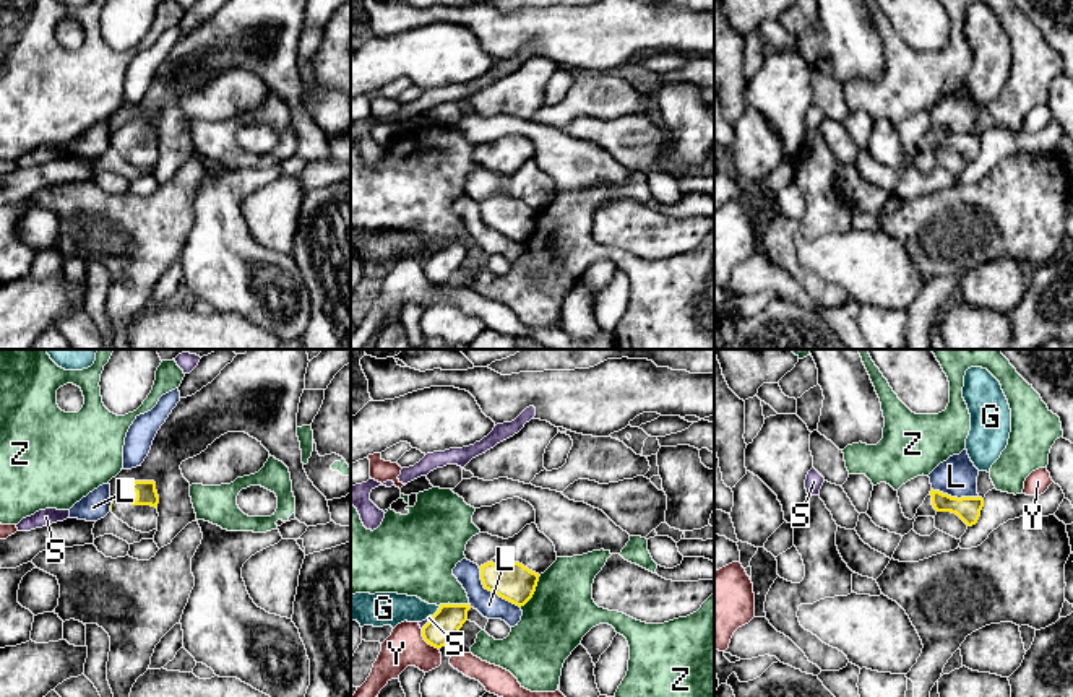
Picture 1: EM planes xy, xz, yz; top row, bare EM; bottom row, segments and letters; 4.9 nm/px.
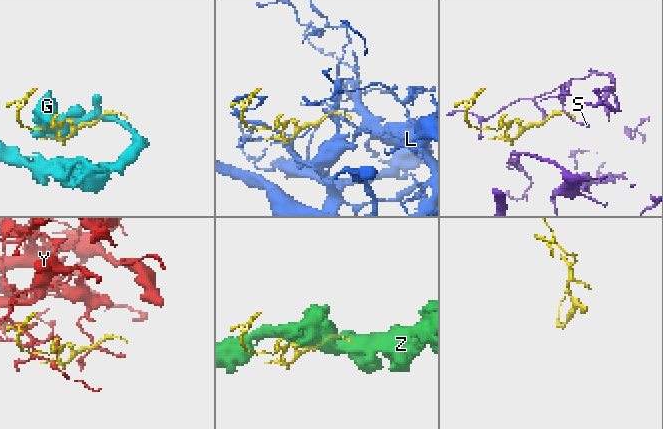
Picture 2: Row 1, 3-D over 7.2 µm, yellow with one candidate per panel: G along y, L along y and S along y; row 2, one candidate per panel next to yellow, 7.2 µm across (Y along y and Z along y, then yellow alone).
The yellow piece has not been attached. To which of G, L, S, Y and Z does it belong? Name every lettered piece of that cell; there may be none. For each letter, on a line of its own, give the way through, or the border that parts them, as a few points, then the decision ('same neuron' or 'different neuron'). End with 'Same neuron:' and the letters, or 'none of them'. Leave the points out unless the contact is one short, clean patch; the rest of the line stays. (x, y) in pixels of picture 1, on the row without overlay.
G: different neuron
L: different neuron
S: different neuron
Y: different neuron
Z: different neuron
Same neuron: none of them

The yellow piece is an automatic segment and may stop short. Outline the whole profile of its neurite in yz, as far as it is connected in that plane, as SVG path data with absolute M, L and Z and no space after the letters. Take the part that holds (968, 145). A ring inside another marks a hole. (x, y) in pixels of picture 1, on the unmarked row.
M890 120L873 122L867 151L872 158L896 171L907 171L914 164L917 153L935 153L938 148L956 149L967 162L977 159L984 143L982 133L951 133L940 127L930 127L912 156L906 154L899 140L898 127Z

